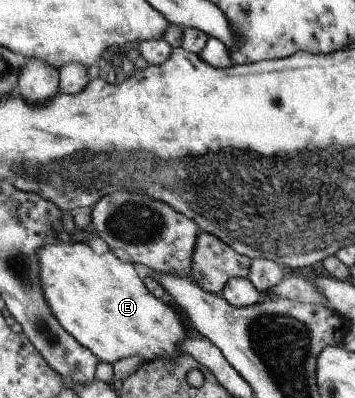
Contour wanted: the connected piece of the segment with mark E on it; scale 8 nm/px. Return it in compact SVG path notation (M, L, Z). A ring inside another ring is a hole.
M56 242L54 245L47 245L39 251L39 261L41 262L41 283L43 284L43 291L45 292L45 296L55 317L61 322L62 326L66 329L66 332L69 332L77 341L85 345L86 348L89 348L90 352L93 352L94 356L97 356L99 361L113 365L122 359L140 357L142 362L148 361L154 363L159 359L171 361L175 357L186 354L186 352L182 352L179 349L186 341L186 328L184 328L180 316L176 314L176 310L174 310L172 306L168 306L168 303L156 298L156 296L146 288L142 276L138 272L138 266L135 266L131 262L120 261L120 259L118 259L111 251L98 255L92 251L92 248L89 245L79 242L74 242L73 244Z

